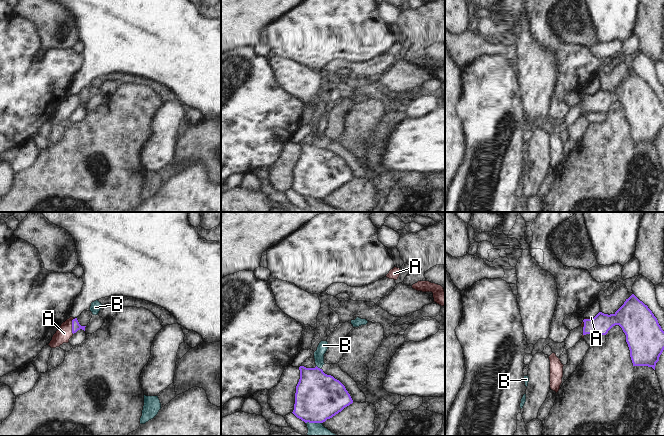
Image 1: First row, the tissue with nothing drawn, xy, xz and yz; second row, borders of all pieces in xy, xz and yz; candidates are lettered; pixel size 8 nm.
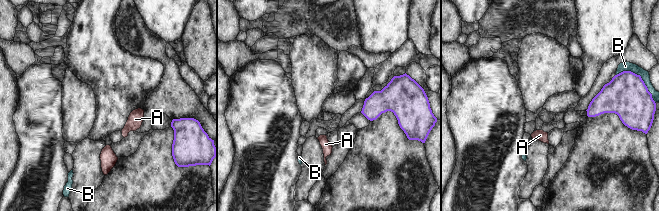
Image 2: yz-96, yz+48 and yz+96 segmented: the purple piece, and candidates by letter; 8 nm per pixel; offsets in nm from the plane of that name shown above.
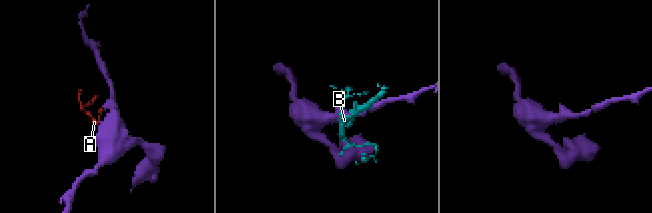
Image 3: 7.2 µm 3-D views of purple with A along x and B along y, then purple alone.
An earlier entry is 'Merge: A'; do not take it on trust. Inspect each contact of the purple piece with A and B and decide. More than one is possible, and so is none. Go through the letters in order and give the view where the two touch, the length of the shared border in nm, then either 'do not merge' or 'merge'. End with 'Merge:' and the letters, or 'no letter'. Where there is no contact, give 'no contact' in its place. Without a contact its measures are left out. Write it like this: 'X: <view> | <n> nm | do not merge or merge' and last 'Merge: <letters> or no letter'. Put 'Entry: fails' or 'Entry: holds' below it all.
A: xy | 130 nm | merge
B: xz | 50 nm | do not merge
Merge: A
Entry: holds

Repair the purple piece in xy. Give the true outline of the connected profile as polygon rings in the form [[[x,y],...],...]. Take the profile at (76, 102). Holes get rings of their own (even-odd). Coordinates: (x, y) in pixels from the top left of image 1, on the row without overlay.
[[[70,93],[61,100],[48,121],[51,124],[60,123],[63,119],[68,119],[69,115],[78,106],[82,105],[85,107],[85,103],[79,100],[77,94]]]

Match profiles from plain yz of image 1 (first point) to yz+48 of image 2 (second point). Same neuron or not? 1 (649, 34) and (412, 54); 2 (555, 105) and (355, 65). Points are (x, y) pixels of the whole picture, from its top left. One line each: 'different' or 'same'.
1: different
2: same

